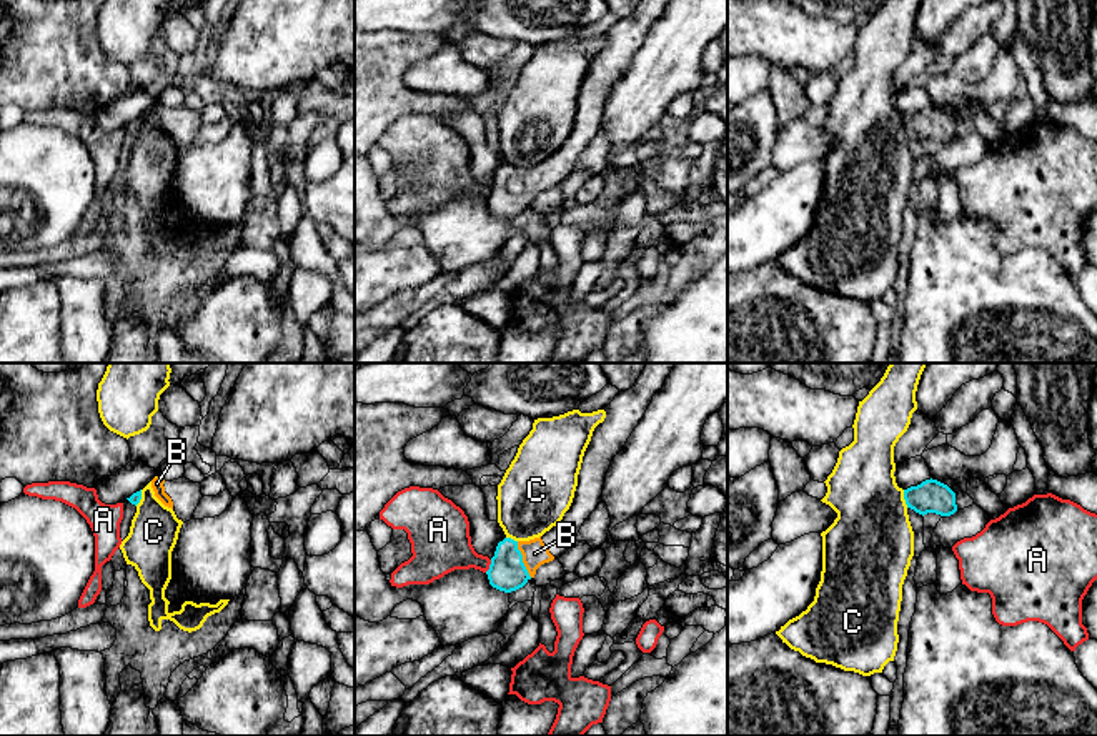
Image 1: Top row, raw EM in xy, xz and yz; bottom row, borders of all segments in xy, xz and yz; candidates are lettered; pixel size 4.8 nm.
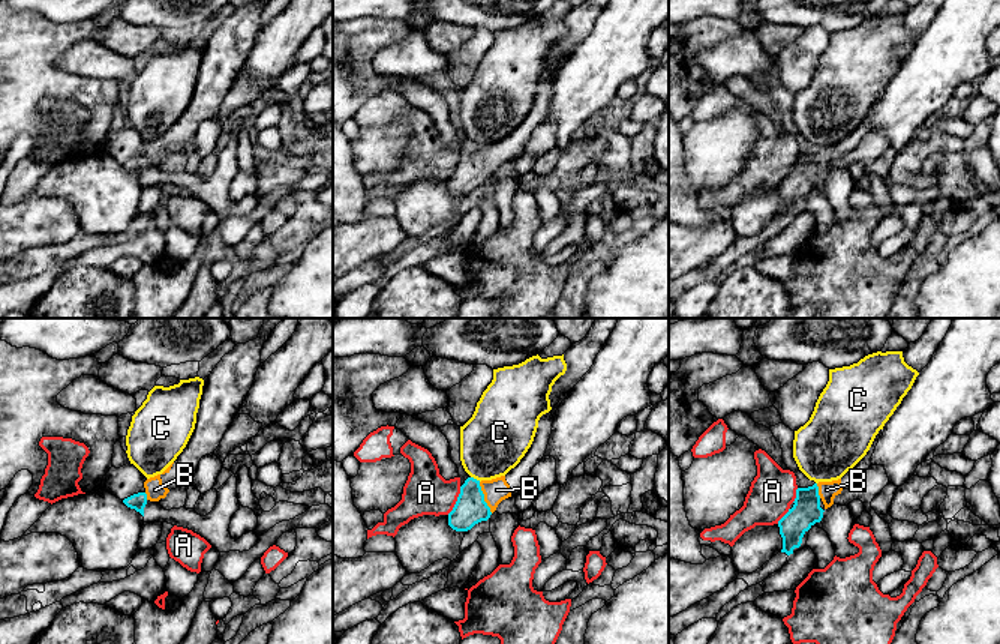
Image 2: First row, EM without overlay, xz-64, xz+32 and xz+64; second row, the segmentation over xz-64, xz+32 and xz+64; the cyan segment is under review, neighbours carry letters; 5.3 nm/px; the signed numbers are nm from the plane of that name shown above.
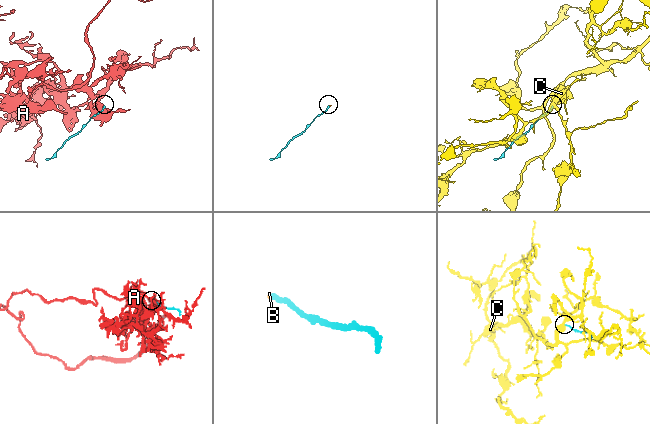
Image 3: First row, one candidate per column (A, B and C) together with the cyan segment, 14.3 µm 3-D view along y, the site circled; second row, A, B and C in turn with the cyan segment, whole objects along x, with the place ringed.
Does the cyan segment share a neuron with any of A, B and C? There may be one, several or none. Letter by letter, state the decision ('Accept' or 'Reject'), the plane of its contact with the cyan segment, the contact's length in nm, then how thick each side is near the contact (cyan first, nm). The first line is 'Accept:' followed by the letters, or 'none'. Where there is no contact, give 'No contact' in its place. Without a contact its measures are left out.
Accept: B
A: Reject. Touches cyan in xz. Shared border 70 nm. Thickness 180 nm (cyan) against 260 nm
B: Accept. Touches cyan in xz. Shared border 190 nm. Thickness 180 nm (cyan) against 130 nm
C: Reject. Touches cyan in yz. Shared border 90 nm. Thickness 160 nm (cyan) against 400 nm

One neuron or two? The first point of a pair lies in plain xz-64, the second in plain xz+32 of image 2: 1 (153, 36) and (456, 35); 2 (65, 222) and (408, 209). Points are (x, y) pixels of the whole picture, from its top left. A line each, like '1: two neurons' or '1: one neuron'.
1: one neuron
2: two neurons

